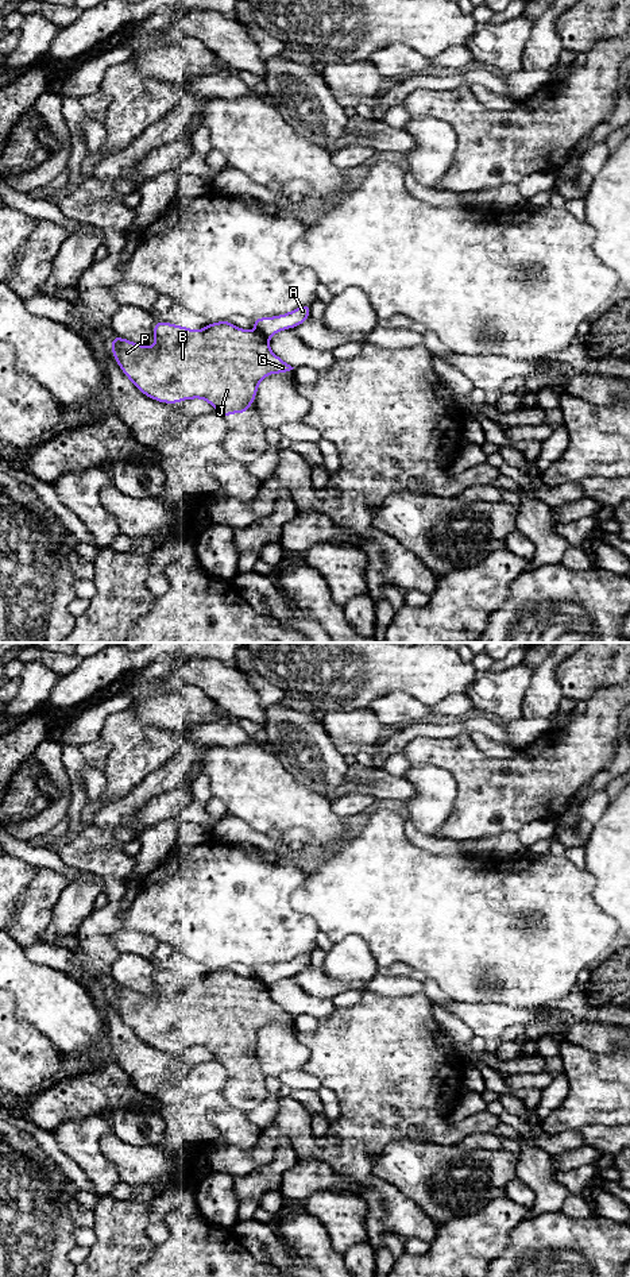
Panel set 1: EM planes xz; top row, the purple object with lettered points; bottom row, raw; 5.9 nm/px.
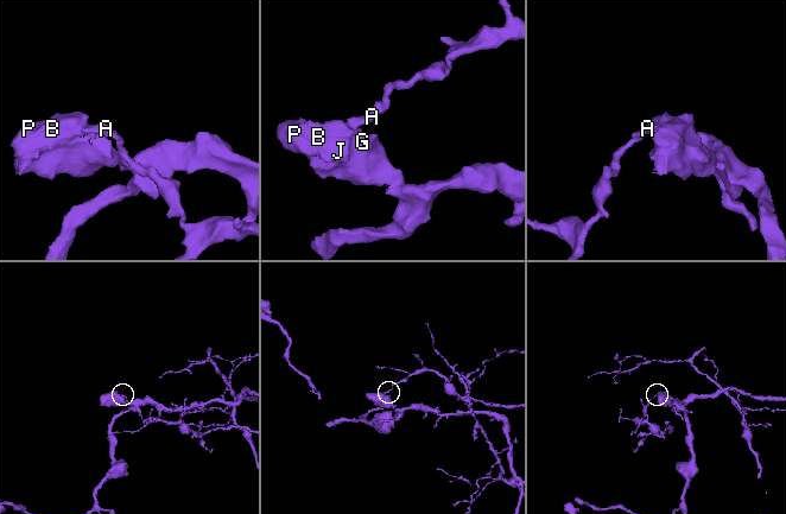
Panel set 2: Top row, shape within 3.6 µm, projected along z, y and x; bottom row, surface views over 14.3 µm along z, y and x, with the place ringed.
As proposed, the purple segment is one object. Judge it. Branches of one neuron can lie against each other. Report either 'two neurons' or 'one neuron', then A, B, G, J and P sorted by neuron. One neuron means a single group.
two neurons | A / B G J P

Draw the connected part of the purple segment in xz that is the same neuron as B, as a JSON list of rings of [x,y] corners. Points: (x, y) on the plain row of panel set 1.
[[[221,968],[192,979],[188,975],[156,969],[155,994],[147,995],[115,984],[112,1002],[127,1026],[144,1043],[165,1052],[201,1046],[209,1050],[224,1066],[232,1060],[240,1062],[255,1050],[260,1029],[273,1021],[285,1022],[294,1015],[277,1004],[268,987],[258,979],[246,979]]]

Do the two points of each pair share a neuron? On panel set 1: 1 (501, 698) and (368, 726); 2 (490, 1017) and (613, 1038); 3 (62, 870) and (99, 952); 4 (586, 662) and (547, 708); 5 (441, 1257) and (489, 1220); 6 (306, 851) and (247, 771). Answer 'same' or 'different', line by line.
1: different
2: same
3: same
4: different
5: same
6: same

